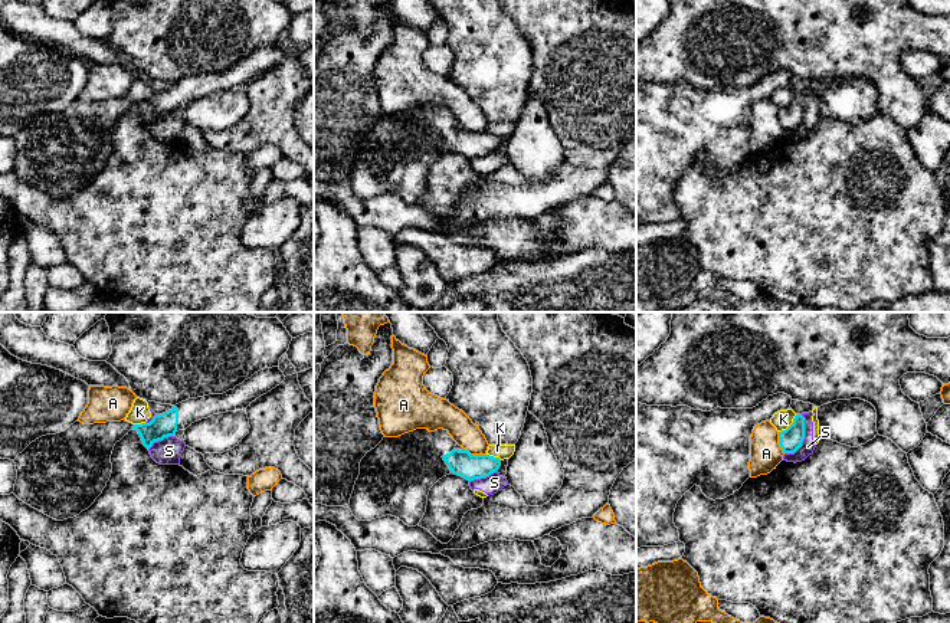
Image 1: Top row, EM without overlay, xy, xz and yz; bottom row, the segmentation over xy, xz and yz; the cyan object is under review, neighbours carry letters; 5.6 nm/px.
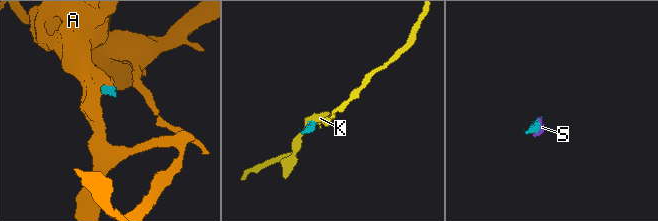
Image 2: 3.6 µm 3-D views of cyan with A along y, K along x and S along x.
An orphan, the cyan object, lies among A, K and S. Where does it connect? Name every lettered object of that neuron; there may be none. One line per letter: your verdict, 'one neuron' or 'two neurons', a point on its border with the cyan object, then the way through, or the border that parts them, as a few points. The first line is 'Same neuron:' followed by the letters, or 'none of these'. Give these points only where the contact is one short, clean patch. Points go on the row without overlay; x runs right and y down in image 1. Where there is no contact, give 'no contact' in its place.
Same neuron: none of these
A: two neurons; contact xz (475, 133); border xz (464, 125), (471, 131), (485, 133)
K: two neurons; contact yz (790, 102); border yz (796, 92), (779, 110)
S: two neurons; contact yz (803, 115); border yz (802, 92), (803, 118), (793, 130), (785, 131)

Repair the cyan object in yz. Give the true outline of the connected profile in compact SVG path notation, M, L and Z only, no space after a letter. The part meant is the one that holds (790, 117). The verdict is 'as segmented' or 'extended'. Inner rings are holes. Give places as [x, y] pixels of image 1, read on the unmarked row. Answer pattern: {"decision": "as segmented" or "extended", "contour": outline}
{"decision": "as segmented", "contour": "M796 92L793 101L786 106L779 109L779 122L783 131L795 131L805 117L805 95Z"}

